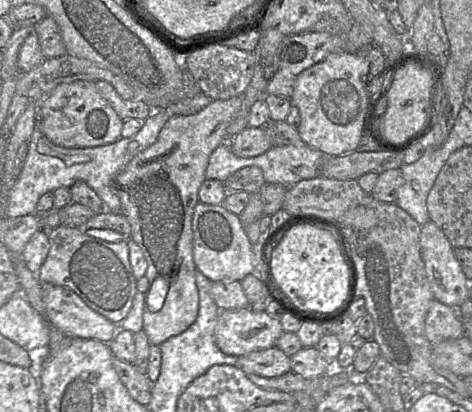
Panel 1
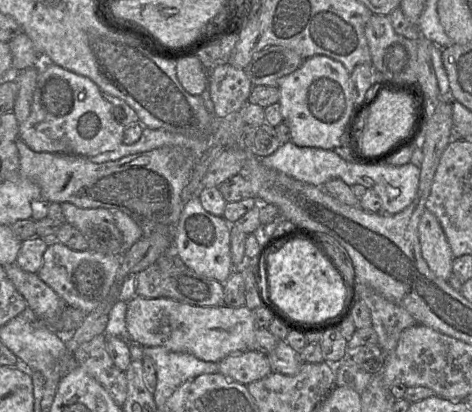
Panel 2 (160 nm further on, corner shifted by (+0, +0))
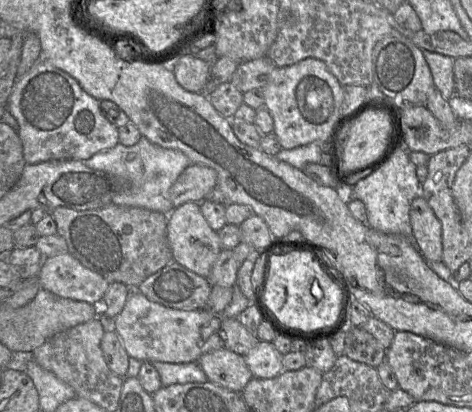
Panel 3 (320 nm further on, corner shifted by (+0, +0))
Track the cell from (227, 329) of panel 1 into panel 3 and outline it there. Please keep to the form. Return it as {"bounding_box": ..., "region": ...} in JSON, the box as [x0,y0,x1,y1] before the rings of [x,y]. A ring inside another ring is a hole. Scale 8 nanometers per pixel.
{"bounding_box":[114,291,224,363],"region":[[[137,291],[129,295],[122,312],[114,319],[114,331],[130,358],[143,362],[191,363],[213,350],[224,348],[220,336],[224,316],[203,309],[183,311],[148,300]]]}

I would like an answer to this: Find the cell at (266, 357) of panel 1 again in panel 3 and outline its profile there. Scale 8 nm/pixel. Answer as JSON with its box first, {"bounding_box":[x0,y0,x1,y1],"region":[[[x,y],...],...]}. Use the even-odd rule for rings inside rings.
{"bounding_box":[197,348,253,393],"region":[[[226,348],[203,354],[197,363],[209,381],[237,393],[253,378],[244,356]]]}

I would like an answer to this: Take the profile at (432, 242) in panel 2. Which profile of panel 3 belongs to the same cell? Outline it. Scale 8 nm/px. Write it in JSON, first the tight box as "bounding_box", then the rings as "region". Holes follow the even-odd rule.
{"bounding_box":[410,195,442,262],"region":[[[418,195],[410,206],[410,224],[416,247],[427,262],[442,260],[442,226],[425,199]]]}

